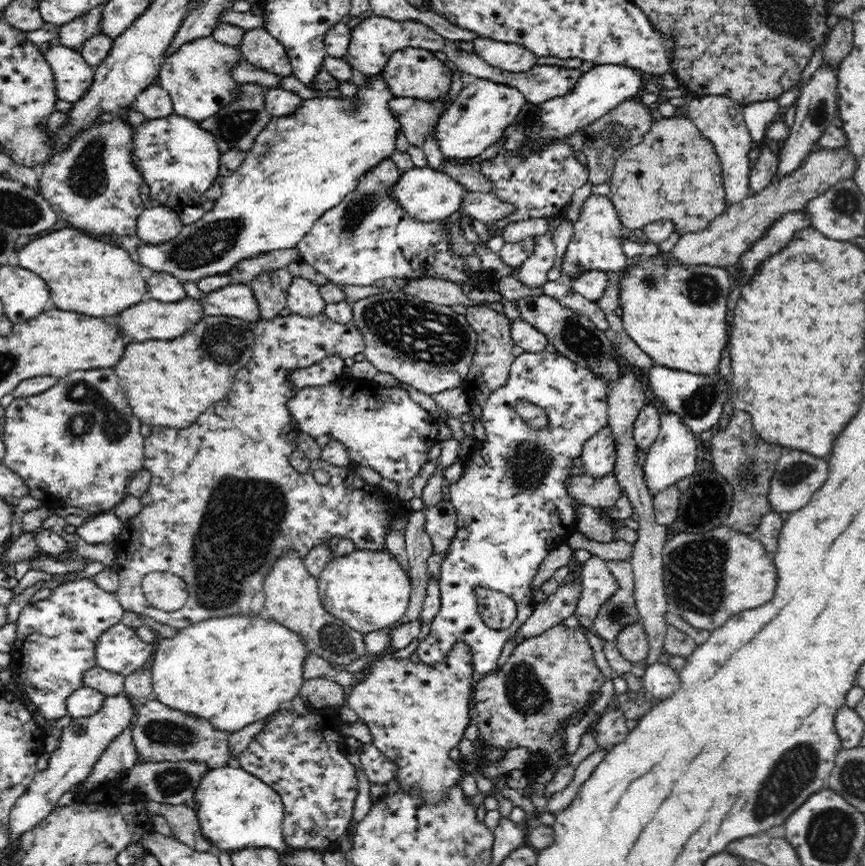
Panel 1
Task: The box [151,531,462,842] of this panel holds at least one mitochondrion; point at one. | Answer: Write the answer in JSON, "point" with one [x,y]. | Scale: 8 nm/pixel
{"point":[333,639]}

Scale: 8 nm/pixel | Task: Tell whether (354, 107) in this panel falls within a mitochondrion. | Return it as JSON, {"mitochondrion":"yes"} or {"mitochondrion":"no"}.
{"mitochondrion":"yes"}

